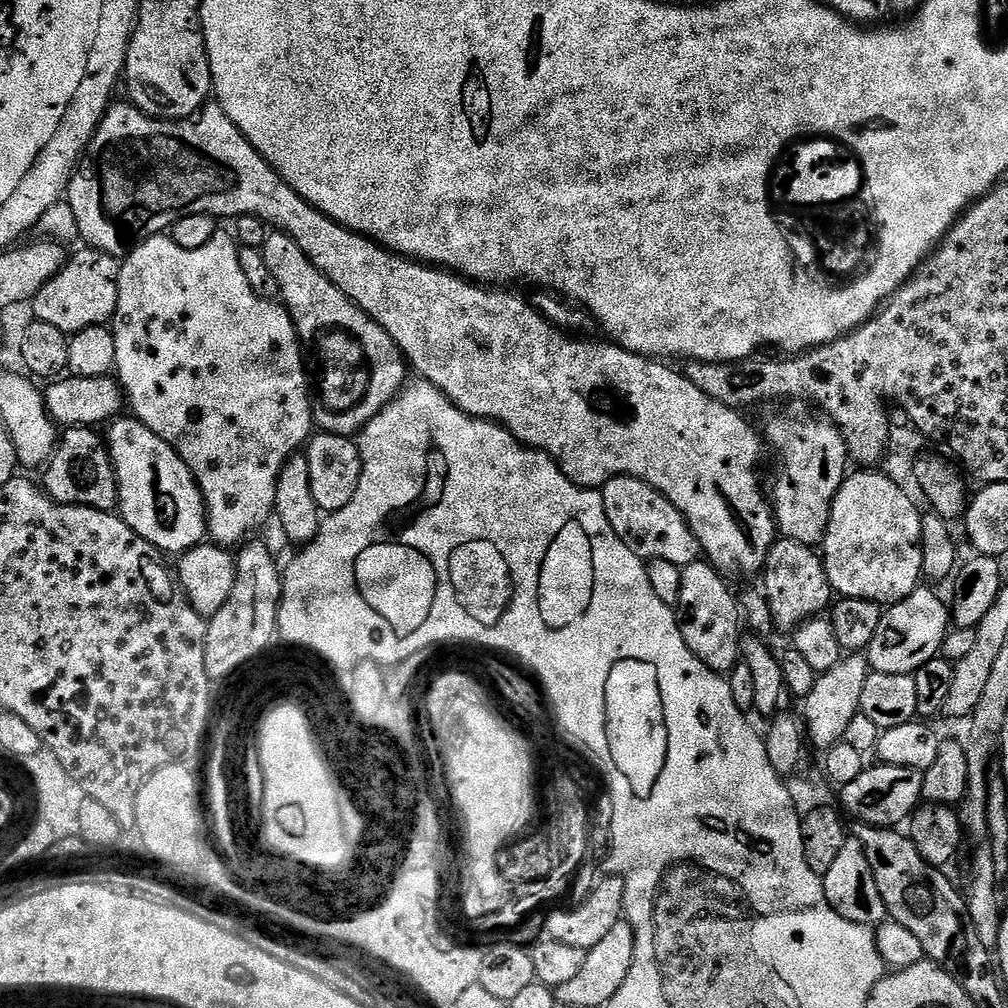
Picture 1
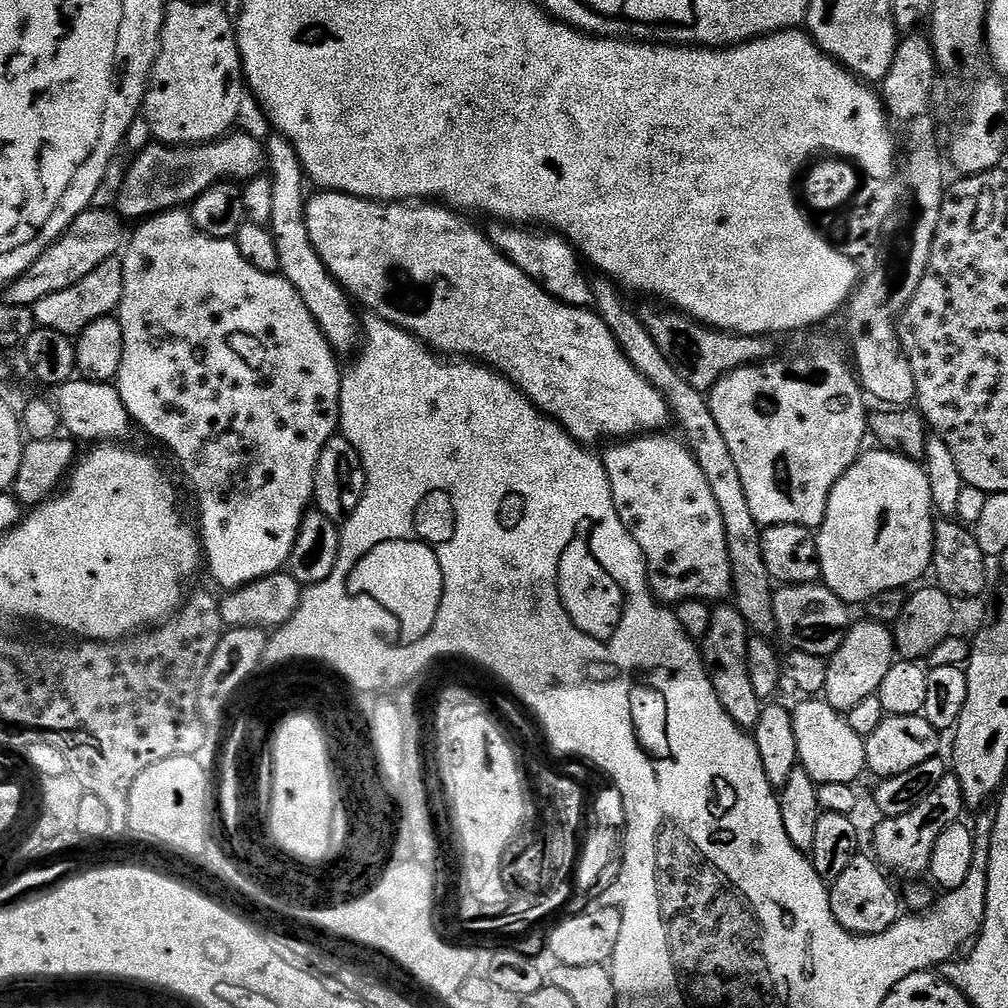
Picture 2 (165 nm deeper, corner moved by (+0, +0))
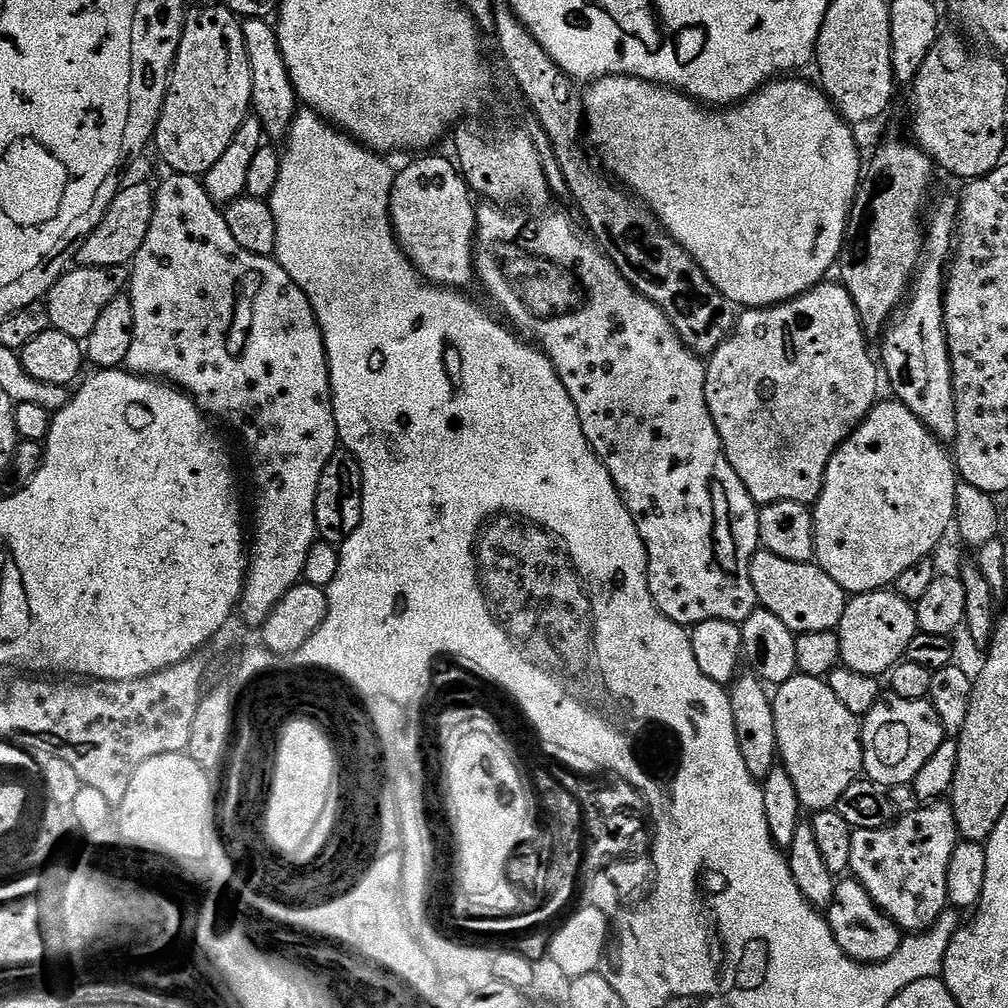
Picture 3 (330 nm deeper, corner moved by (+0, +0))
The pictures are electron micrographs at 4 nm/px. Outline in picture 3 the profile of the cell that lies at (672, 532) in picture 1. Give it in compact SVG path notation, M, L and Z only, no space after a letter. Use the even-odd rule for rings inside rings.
M491 202L481 203L477 207L475 275L484 283L485 290L496 299L497 306L508 315L507 323L517 333L535 342L540 351L547 356L549 362L556 367L556 373L562 386L566 386L566 394L570 394L578 410L578 422L582 422L582 434L586 434L590 446L606 466L626 510L630 510L630 518L634 518L634 526L638 526L638 534L646 546L648 555L648 585L656 608L662 614L666 614L666 618L670 618L675 624L685 626L695 626L711 620L743 624L744 620L750 618L752 611L758 607L754 594L754 582L750 582L750 562L754 553L760 548L760 531L758 530L760 508L754 502L754 498L750 498L750 490L746 490L742 478L734 474L734 466L730 466L730 458L726 458L722 438L714 426L710 406L706 406L705 361L684 345L682 338L676 333L664 311L654 302L650 302L650 298L634 290L634 286L630 286L630 282L626 282L626 278L616 269L607 252L597 247L583 231L580 233L576 229L575 222L566 213L548 212L545 216L523 216L520 212L512 211L516 210L509 210L507 207Z

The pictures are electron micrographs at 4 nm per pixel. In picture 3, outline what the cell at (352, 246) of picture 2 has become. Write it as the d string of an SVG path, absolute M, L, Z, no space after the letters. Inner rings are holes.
M424 154L421 156L424 156L421 158L421 160L416 160L413 162L413 164L408 164L405 166L404 169L399 169L399 171L396 172L396 181L394 182L394 186L392 187L392 197L390 198L390 210L388 211L388 215L392 218L392 231L396 233L396 240L400 243L400 248L402 249L405 254L408 256L408 261L412 263L412 267L416 269L417 272L420 273L421 276L424 277L425 280L428 281L429 284L438 284L441 288L454 288L457 290L464 290L467 289L467 284L471 282L471 280L474 280L474 249L476 247L476 210L477 205L475 203L472 204L472 200L474 201L473 193L470 191L468 183L465 182L464 177L460 175L459 167L451 159L448 160L444 156L428 156L432 154Z

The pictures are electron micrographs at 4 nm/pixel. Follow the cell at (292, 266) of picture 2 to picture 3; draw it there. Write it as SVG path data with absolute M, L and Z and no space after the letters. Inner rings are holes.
M247 17L241 23L240 29L250 62L251 111L259 118L260 124L264 127L264 135L269 141L283 141L296 117L298 97L294 90L294 82L290 78L290 70L286 70L286 58L282 58L282 50L278 46L276 29L262 17Z

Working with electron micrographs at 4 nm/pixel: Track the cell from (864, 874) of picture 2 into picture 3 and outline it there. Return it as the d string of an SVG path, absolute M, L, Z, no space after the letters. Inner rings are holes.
M854 878L839 881L834 890L834 898L826 909L826 919L838 946L851 960L859 964L881 964L898 950L902 939L902 930L874 902L866 890Z

